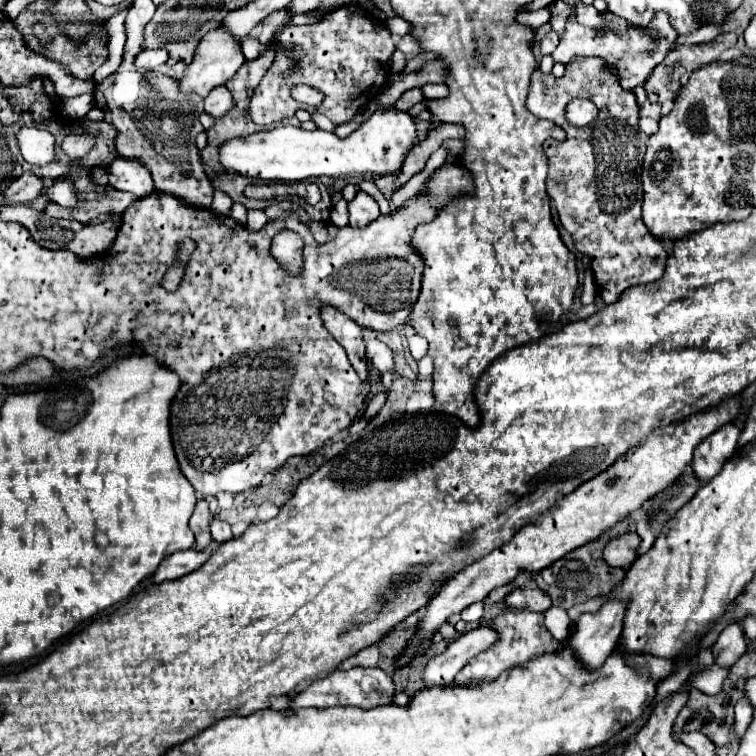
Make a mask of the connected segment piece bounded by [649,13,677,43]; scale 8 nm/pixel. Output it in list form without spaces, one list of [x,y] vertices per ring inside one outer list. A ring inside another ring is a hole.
[[[659,13],[657,17],[655,17],[655,21],[649,25],[649,29],[657,29],[657,31],[661,31],[667,39],[669,39],[669,43],[675,39],[675,31],[673,31],[673,27],[669,27],[669,21],[667,21],[667,15],[665,13]]]

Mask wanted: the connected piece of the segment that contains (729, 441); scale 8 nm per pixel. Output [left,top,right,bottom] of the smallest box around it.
[693,423,741,483]

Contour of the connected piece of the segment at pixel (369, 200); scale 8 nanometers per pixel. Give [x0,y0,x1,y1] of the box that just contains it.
[349,191,379,227]

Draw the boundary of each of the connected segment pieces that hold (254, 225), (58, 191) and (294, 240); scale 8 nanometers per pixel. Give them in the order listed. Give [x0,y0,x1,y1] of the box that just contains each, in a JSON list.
[[247,209,267,231],[41,179,75,207],[271,229,303,275]]

